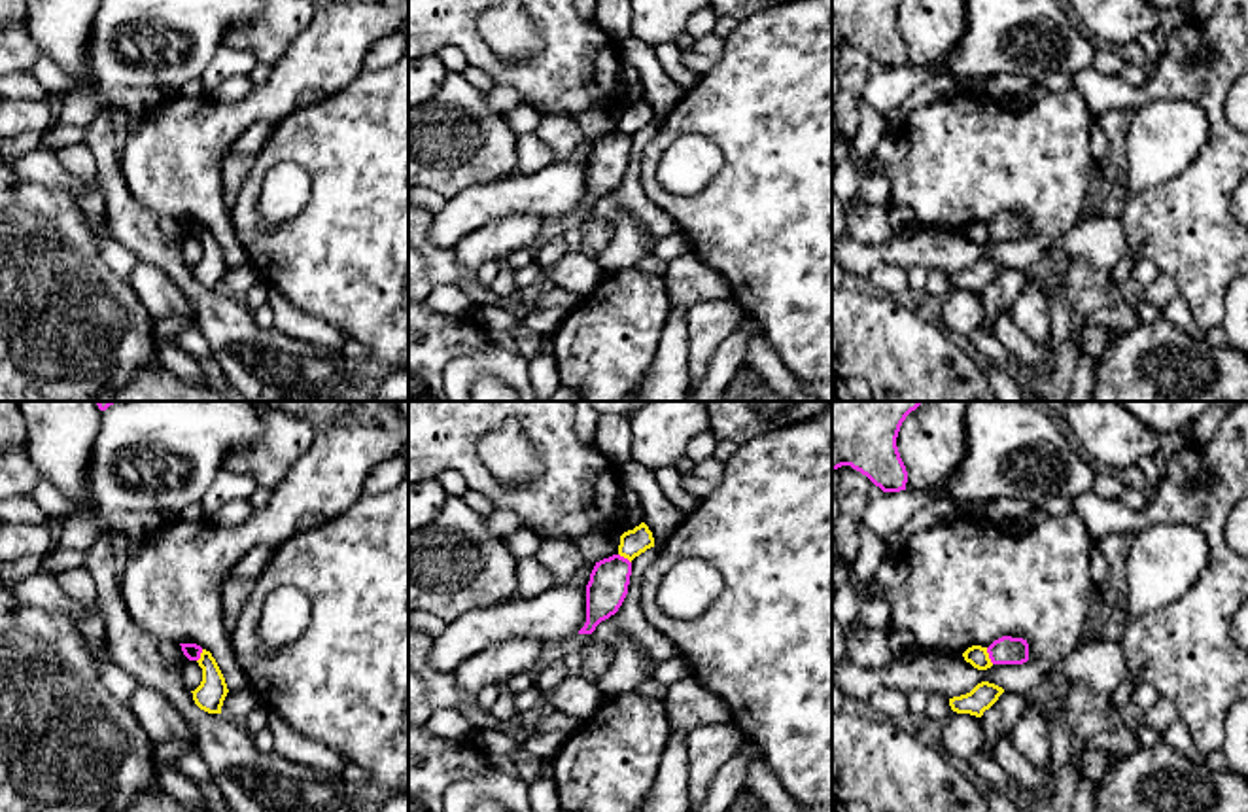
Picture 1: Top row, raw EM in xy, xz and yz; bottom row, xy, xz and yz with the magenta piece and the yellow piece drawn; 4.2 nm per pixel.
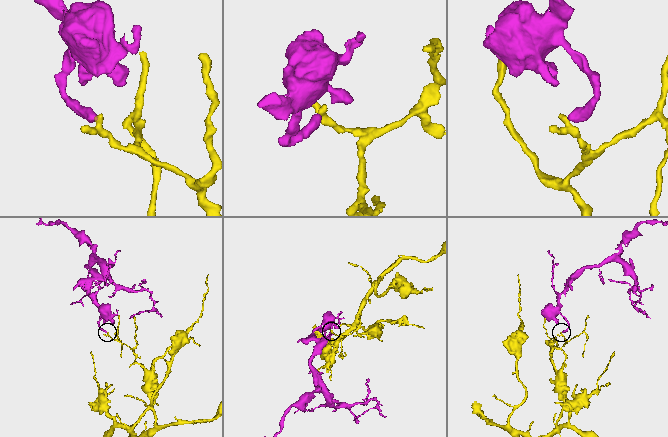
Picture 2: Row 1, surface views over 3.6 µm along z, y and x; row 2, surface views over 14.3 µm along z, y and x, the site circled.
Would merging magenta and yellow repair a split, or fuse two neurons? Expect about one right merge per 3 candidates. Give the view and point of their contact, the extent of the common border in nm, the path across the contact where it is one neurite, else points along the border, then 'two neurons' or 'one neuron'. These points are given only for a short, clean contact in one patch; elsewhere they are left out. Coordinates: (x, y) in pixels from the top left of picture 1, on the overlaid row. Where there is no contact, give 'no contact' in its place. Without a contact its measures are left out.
meets magenta in yz at (989, 655); contact 80 nm long; border along yz (986, 648), (993, 663); two neurons

